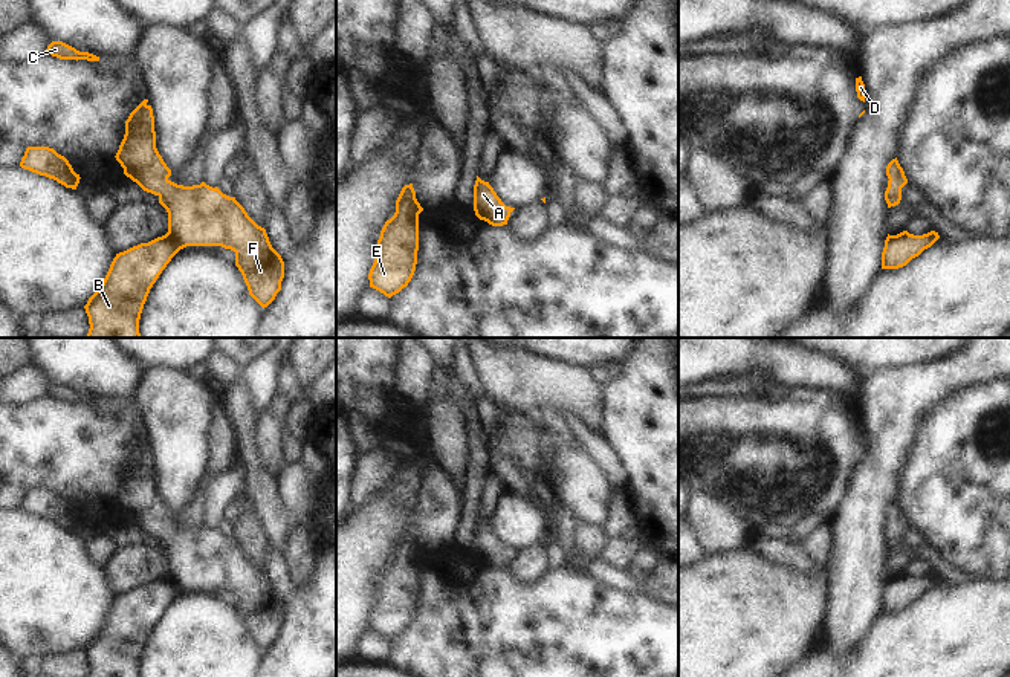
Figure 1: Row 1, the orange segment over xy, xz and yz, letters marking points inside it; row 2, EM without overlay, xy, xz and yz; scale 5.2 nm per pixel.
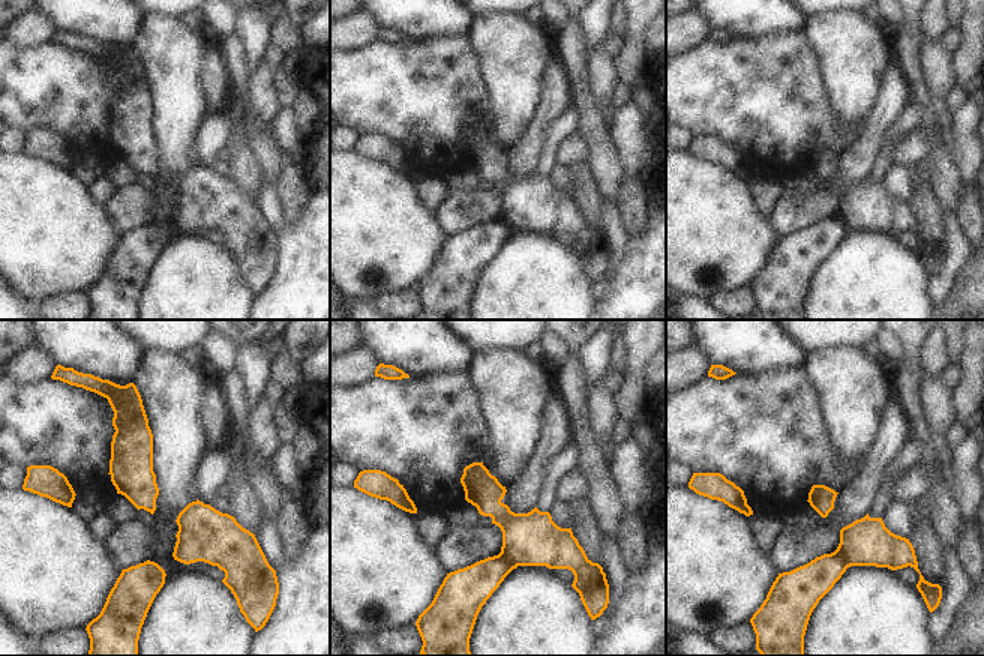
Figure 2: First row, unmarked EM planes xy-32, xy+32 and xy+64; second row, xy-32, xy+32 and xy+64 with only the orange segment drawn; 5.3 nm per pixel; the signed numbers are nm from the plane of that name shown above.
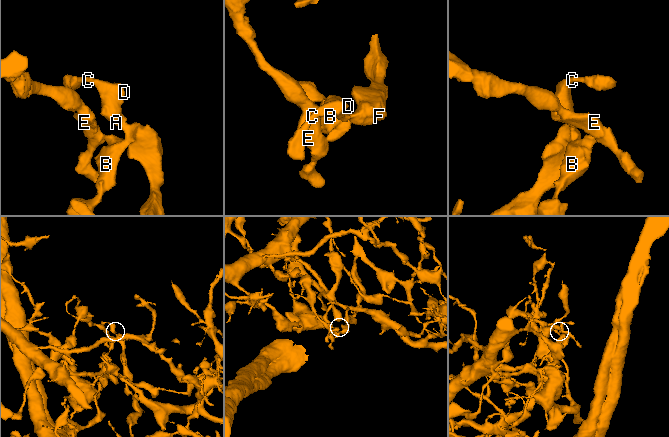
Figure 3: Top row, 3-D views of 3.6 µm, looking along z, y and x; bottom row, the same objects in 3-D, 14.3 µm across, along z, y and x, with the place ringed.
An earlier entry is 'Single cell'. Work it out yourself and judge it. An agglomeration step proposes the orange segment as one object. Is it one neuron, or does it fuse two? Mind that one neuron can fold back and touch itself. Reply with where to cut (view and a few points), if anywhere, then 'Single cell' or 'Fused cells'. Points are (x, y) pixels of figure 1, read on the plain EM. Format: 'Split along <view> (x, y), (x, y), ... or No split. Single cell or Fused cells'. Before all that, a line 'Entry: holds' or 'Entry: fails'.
Entry: holds
No split. Single cell.

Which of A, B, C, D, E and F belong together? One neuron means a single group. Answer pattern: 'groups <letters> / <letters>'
groups A B C D E F

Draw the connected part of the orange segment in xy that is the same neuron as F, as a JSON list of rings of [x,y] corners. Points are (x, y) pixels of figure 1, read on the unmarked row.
[[[144,442],[125,463],[125,477],[116,495],[124,517],[144,533],[159,539],[168,555],[168,575],[148,585],[141,585],[116,596],[101,630],[84,648],[89,659],[87,677],[141,677],[139,662],[150,631],[171,604],[186,588],[222,588],[235,594],[235,608],[243,617],[249,637],[264,651],[281,633],[284,604],[272,590],[266,572],[258,568],[235,543],[217,529],[183,529],[171,524],[171,512],[156,491],[154,458],[151,448]]]

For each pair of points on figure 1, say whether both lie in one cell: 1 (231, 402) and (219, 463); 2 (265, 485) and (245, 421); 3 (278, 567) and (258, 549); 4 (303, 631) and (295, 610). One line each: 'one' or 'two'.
1: two
2: one
3: two
4: one

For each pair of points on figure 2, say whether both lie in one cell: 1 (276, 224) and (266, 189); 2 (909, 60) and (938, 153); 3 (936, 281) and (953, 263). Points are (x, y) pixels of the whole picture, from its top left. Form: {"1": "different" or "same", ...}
{"1": "same", "2": "same", "3": "same"}

